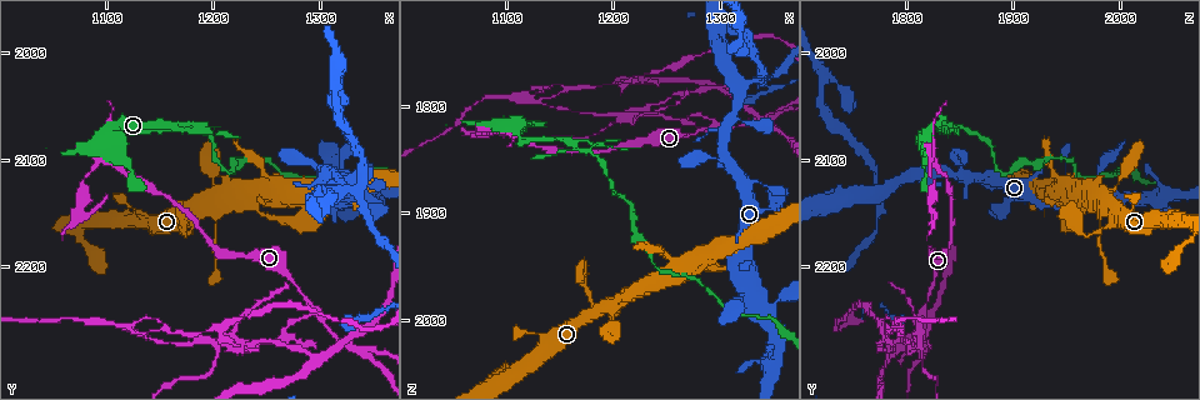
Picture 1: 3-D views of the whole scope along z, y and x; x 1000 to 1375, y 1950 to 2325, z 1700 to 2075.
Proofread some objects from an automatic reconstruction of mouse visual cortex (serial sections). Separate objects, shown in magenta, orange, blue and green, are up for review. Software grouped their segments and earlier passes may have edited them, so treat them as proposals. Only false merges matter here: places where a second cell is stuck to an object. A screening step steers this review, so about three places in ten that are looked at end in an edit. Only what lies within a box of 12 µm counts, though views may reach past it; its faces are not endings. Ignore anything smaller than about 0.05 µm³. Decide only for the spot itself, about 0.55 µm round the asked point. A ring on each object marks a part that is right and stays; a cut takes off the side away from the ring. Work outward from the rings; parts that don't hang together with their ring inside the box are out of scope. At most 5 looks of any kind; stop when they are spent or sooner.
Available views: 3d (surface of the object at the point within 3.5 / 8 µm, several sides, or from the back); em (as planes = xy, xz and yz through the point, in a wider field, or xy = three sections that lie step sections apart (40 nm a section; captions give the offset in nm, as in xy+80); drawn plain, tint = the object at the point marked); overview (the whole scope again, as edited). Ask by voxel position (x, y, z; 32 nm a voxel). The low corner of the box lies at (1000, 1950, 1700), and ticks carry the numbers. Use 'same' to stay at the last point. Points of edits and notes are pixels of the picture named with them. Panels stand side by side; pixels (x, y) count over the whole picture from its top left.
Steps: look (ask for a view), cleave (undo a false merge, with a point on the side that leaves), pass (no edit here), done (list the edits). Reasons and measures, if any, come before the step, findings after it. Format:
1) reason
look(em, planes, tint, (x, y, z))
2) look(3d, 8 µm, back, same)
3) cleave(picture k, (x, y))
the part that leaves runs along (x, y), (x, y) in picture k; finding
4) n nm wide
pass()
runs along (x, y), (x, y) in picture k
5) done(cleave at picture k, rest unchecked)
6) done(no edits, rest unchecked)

two arms in line, one across
look(3d, 3.5 µm, (1294, 2238, 1816))

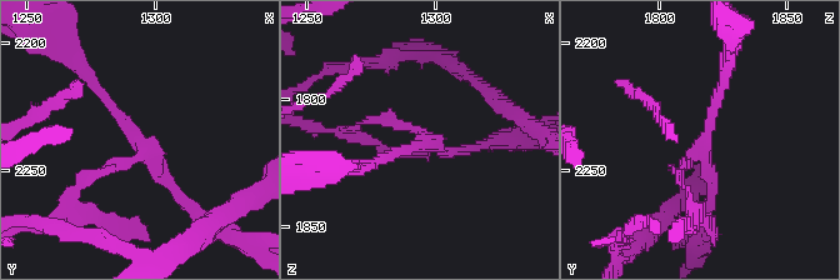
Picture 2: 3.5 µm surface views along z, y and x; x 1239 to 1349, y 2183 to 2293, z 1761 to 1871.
3 arms; arms of 150, 150, 150 nm
look(em, xy, step 3, tint, (1296, 2240, 1816))

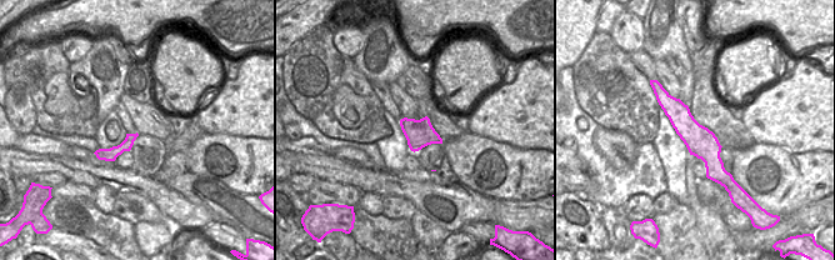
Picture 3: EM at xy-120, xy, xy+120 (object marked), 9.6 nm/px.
cleave(picture 2, (99, 173))
the part that leaves runs along (138, 156), (95, 173), (45, 223) in picture 2; a second cell is stuck on

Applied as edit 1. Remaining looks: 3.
a fork
look(3d, 3.5 µm, back, (1162, 2068, 1836))

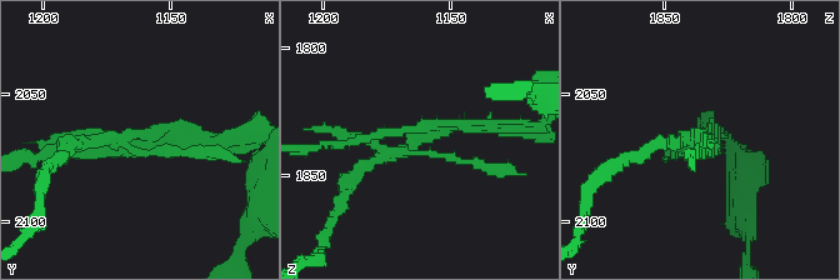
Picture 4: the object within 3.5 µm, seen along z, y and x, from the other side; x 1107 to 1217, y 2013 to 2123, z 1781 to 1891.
shape alone is not enough
look(em, xy, step 1, tint, (1159, 2066, 1834))

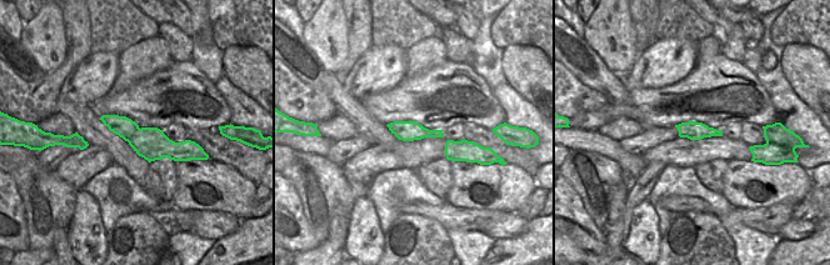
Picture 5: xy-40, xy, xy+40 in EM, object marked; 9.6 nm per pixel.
190 nm wide
cleave(picture 4, (336, 131))
a second cell is stuck on

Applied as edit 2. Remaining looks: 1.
done(cleave at picture 2, cleave at picture 4, rest unchecked)

